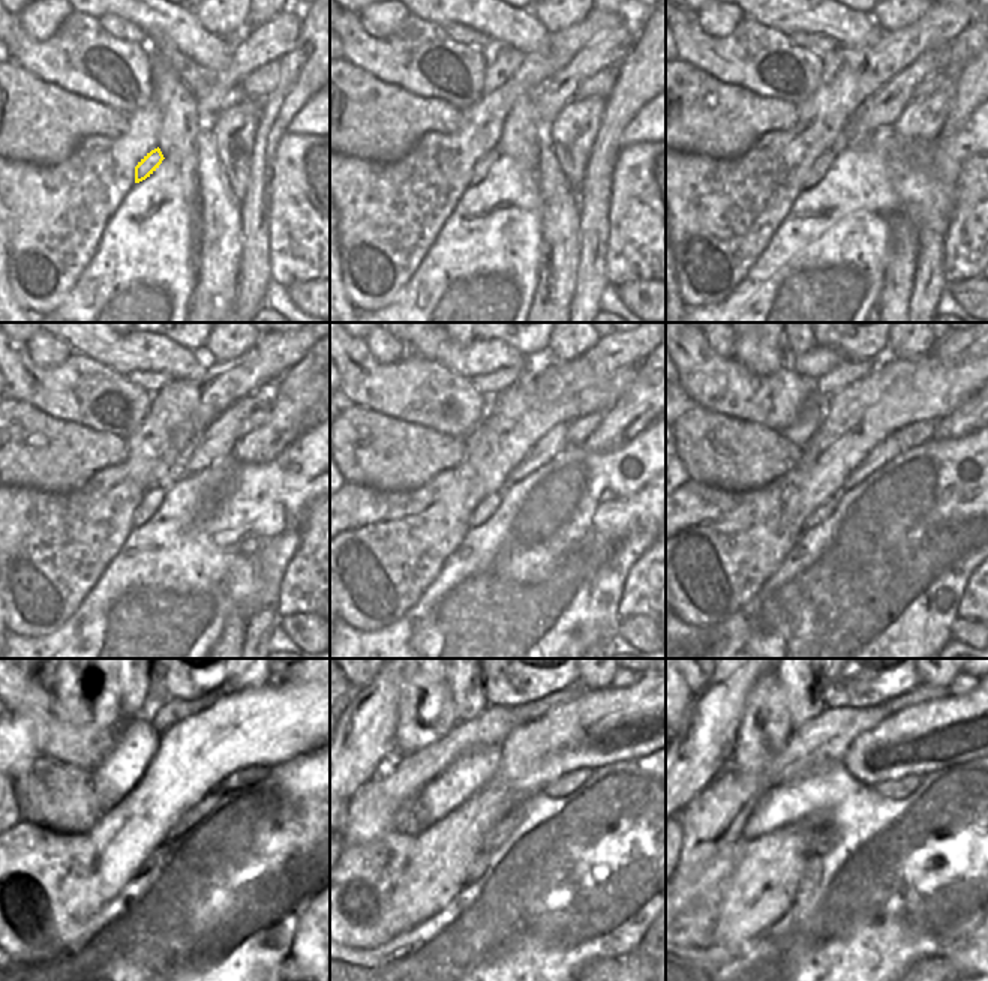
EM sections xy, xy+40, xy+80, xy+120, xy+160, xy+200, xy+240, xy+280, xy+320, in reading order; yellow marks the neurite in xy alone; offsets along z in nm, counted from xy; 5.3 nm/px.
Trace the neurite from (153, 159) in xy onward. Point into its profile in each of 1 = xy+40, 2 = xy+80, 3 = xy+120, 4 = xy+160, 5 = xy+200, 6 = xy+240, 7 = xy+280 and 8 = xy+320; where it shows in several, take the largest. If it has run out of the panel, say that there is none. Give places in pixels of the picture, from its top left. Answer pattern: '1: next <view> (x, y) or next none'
1: next xy+40 (485, 164)
2: next xy+80 (820, 167)
3: next xy+120 (152, 501)
4: next xy+160 (483, 512)
5: next xy+200 (820, 513)
6: next xy+240 (147, 861)
7: next xy+280 (480, 863)
8: next xy+320 (811, 876)

